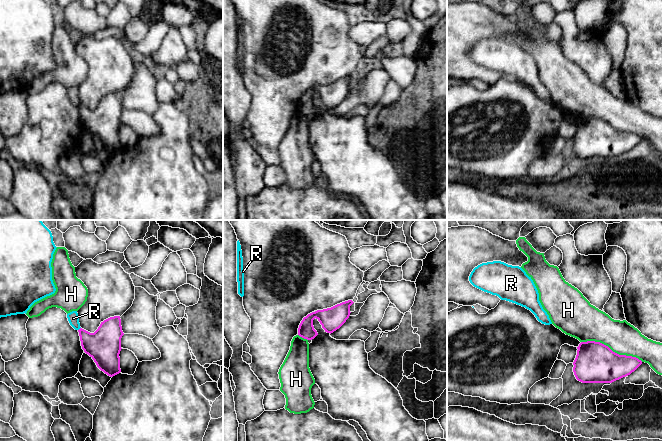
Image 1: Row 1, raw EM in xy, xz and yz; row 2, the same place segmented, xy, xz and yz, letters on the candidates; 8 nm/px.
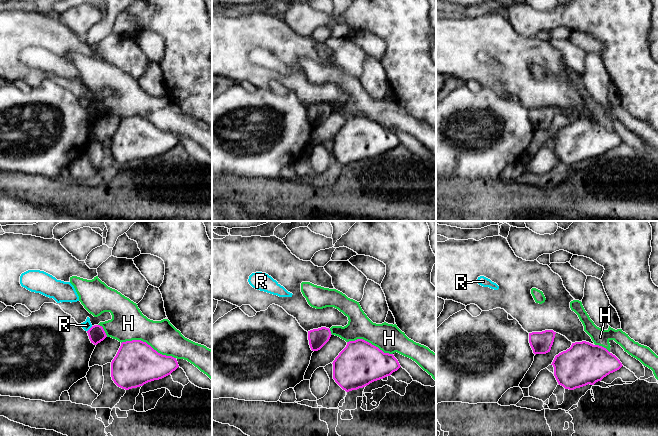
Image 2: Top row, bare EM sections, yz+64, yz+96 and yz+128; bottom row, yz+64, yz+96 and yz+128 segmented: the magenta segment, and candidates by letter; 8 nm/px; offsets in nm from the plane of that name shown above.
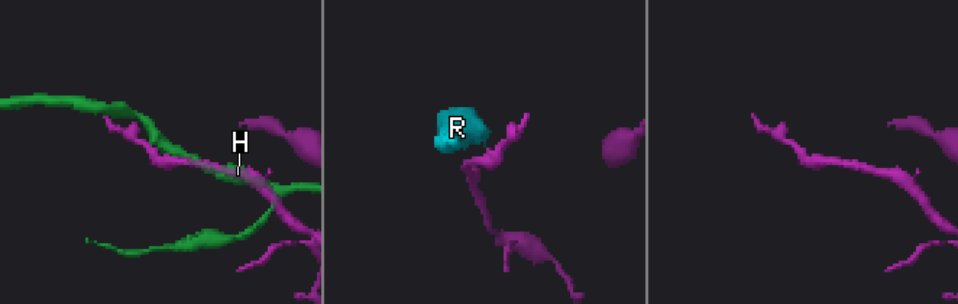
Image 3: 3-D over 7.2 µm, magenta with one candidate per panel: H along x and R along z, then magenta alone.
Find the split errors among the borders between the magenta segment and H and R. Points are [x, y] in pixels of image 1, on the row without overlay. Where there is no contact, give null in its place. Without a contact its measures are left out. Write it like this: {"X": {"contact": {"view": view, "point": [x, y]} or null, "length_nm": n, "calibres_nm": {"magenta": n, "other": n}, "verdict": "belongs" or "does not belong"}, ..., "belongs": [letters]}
{"H": {"contact": {"view": "yz", "point": [611, 126]}, "length_nm": 500, "calibres_nm": {"magenta": 320, "other": 260}, "verdict": "does not belong"}, "R": {"contact": {"view": "xy", "point": [79, 105]}, "length_nm": 40, "calibres_nm": {"magenta": 280, "other": 90}, "verdict": "does not belong"}, "belongs": []}

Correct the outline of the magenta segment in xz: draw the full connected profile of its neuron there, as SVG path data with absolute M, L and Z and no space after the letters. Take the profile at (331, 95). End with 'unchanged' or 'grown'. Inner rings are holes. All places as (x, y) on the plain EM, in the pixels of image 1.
M348 76L331 84L317 86L308 90L301 97L298 104L298 111L304 115L312 116L318 109L314 105L313 96L316 94L327 109L333 109L339 105L350 92L350 82L354 78Z; unchanged

